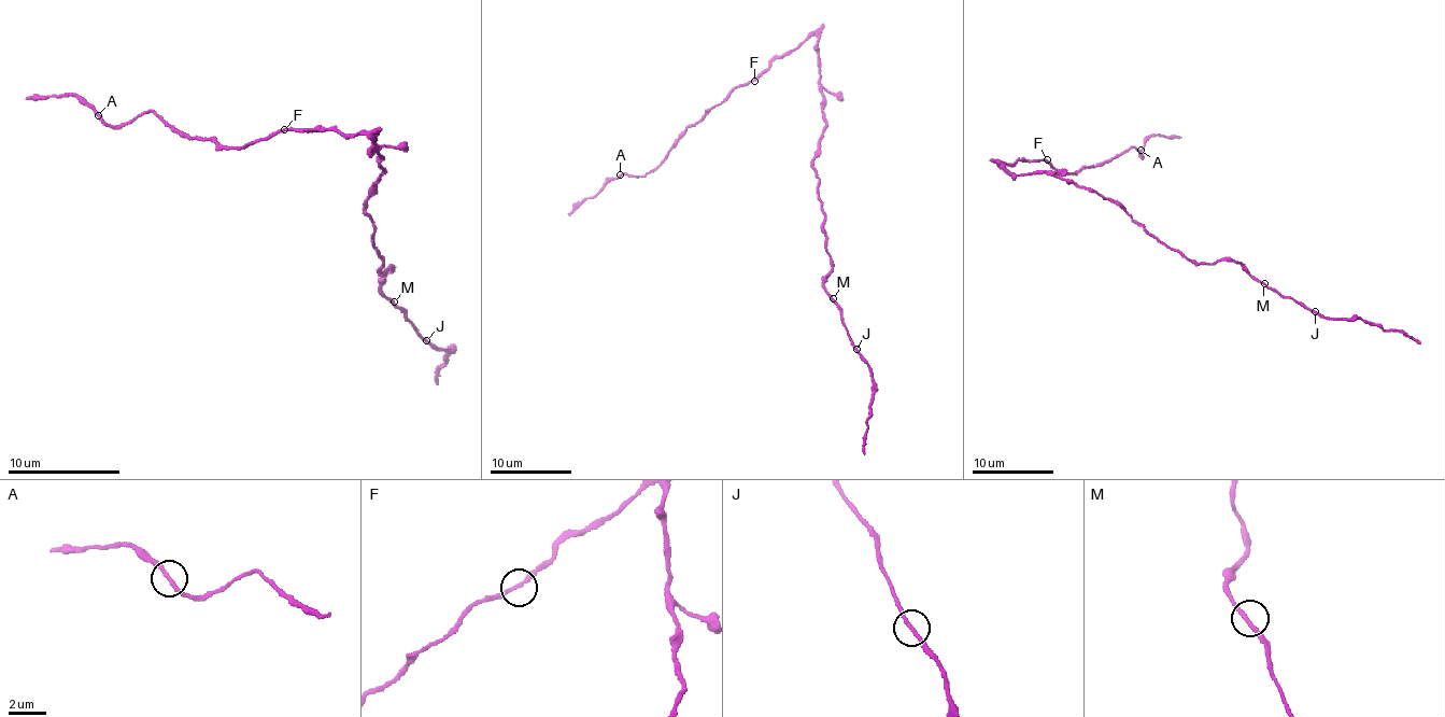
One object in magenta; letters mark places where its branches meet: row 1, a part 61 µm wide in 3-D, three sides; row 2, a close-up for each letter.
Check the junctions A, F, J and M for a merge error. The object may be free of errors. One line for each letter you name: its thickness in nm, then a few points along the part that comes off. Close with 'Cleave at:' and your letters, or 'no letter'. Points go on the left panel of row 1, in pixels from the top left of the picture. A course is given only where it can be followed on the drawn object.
J: calibre 190 nm; course (425, 341), (448, 349), (437, 383)
Cleave at: J

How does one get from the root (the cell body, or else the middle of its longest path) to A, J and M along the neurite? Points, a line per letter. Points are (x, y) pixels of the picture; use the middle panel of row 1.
A: (823, 113), (817, 38), (809, 36), (711, 107), (656, 168), (642, 176), (620, 174)
J: (823, 113), (825, 131), (812, 159), (831, 266), (823, 287), (837, 306), (855, 349)
M: (823, 113), (825, 131), (812, 170), (831, 266), (823, 287), (833, 298)

